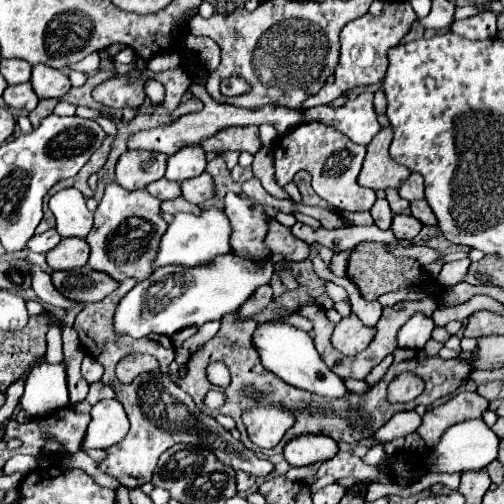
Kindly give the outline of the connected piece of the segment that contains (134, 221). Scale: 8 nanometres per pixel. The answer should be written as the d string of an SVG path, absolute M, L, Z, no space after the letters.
M116 182L106 186L104 198L94 212L94 226L86 236L90 244L90 268L106 272L114 280L136 278L146 280L152 274L154 260L160 250L160 240L168 228L168 222L160 216L160 200L150 196L146 190L128 192Z

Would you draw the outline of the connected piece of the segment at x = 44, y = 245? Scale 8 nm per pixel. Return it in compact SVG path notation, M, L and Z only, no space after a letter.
M52 228L52 230L48 230L48 232L40 234L40 236L32 236L32 240L28 242L28 250L46 254L46 252L50 252L60 240L62 240L62 236L56 232L56 228Z

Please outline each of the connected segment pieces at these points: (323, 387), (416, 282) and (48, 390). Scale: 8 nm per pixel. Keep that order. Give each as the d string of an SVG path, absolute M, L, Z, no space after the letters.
M260 324L252 338L264 368L280 376L284 382L326 398L344 398L348 394L344 380L328 370L328 366L320 360L320 354L316 352L312 338L306 332L288 324Z
M360 242L358 246L350 248L350 258L348 258L348 278L358 286L360 294L364 296L364 300L376 300L380 294L386 292L396 292L396 290L406 290L406 288L426 288L430 292L430 296L438 302L446 288L440 286L430 274L424 272L424 268L420 266L420 262L416 258L404 260L400 268L400 258L396 258L390 250L386 242Z
M42 362L34 366L26 378L20 406L32 418L48 416L48 412L68 406L64 364L62 362L60 364Z

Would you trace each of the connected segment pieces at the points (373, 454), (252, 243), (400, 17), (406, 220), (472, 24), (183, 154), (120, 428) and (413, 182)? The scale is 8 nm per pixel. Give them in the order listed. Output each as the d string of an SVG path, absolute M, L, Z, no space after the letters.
M379 444L369 449L368 453L362 458L365 464L378 464L386 456L384 445Z
M228 192L224 198L224 214L230 220L230 246L244 254L246 258L258 260L262 254L268 254L268 248L262 244L268 216L264 214L262 204L242 198L234 192Z
M408 2L404 4L384 4L384 14L380 18L374 18L370 14L364 14L352 22L348 22L340 32L340 60L336 66L336 80L330 86L324 86L318 96L312 96L312 100L306 100L302 108L312 108L318 104L330 104L336 100L342 92L350 90L352 86L364 86L364 84L376 84L384 78L388 68L388 50L406 36L412 22L416 20L412 8Z
M396 214L392 218L392 232L396 234L396 238L408 238L408 240L412 240L420 232L420 228L422 228L422 224L414 216Z
M484 11L476 16L464 18L464 20L454 20L448 30L452 30L458 36L464 36L468 40L494 38L496 36L496 18L498 18L498 13Z
M188 146L168 158L168 168L164 178L172 182L184 182L200 176L204 168L206 168L206 158L202 146Z
M100 400L92 412L80 450L106 450L120 442L128 432L128 418L118 400Z
M412 172L410 178L400 186L400 196L408 202L414 202L414 200L422 200L424 198L424 182L422 182L422 176Z

